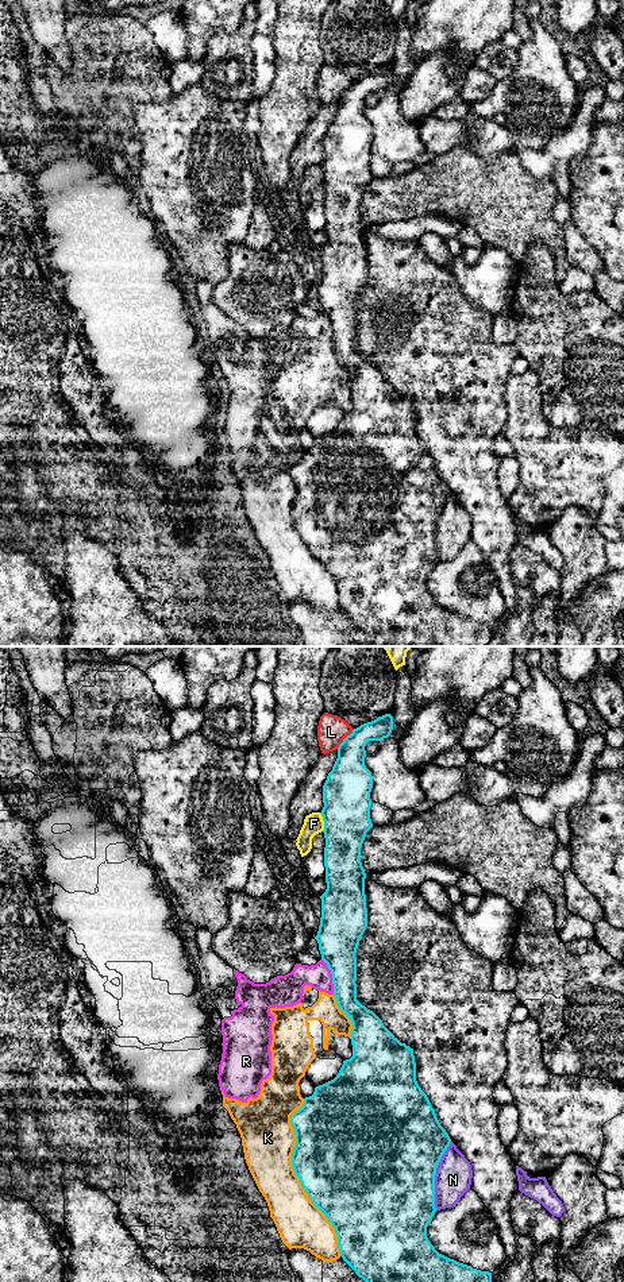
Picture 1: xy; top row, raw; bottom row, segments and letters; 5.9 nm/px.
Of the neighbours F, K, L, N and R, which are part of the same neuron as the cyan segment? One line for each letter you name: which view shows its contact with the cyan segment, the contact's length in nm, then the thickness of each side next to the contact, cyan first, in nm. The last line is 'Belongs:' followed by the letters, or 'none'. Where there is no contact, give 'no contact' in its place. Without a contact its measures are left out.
Belongs: none

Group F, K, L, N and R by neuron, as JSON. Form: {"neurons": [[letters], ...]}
{"neurons": [["F"], ["K", "N", "R"], ["L"]]}

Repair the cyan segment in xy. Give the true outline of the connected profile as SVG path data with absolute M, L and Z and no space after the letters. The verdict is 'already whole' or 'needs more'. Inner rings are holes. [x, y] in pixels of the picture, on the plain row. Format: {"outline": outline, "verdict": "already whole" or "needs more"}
{"outline": "M385 66L354 81L339 97L338 111L323 138L324 159L320 166L324 173L327 242L320 248L321 270L315 291L321 312L331 323L336 356L353 375L353 409L343 413L334 432L316 439L313 447L305 449L303 459L290 468L296 486L292 518L308 549L335 580L340 609L375 646L486 646L492 638L492 625L439 606L427 590L427 579L436 564L436 520L451 491L416 433L413 401L401 395L373 363L357 352L355 305L367 279L366 225L361 215L361 200L366 185L373 179L373 128L365 117L365 99L369 93L388 90L393 76L393 69Z", "verdict": "already whole"}

